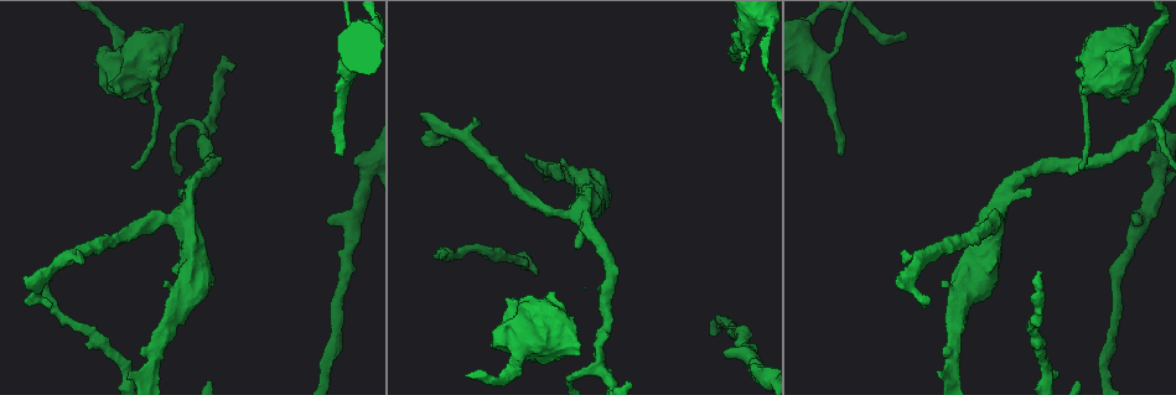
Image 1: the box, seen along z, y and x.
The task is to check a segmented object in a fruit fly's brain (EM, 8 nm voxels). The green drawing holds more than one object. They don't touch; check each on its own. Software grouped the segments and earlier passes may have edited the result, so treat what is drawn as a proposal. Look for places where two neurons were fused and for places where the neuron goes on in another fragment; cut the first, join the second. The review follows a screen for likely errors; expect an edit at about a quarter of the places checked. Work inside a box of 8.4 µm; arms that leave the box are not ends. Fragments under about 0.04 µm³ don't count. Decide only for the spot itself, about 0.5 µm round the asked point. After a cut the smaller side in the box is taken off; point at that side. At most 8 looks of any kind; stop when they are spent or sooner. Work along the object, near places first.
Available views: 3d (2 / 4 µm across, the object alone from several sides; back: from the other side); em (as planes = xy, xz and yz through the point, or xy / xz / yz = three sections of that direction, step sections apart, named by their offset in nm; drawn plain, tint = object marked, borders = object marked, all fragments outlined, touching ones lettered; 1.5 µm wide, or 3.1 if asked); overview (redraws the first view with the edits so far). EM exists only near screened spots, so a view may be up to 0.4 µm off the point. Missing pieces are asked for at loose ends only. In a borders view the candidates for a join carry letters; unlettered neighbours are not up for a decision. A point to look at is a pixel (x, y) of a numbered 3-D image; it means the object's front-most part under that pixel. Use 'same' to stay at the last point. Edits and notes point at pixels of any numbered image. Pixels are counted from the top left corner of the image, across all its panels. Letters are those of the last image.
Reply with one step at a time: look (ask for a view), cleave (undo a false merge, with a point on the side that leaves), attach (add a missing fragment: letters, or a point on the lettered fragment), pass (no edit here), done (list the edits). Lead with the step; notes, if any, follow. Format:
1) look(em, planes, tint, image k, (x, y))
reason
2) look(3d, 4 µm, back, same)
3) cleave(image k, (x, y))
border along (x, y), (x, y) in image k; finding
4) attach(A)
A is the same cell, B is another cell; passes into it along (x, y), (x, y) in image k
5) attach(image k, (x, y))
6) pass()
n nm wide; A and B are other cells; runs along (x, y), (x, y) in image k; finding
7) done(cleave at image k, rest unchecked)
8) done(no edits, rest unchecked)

look(3d, 4 µm, image 1, (341, 155))
end of a long branch

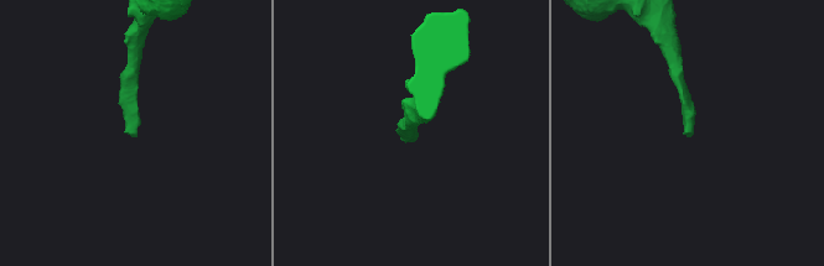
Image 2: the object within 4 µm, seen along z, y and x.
look(em, planes, plain, image 2, (416, 135))

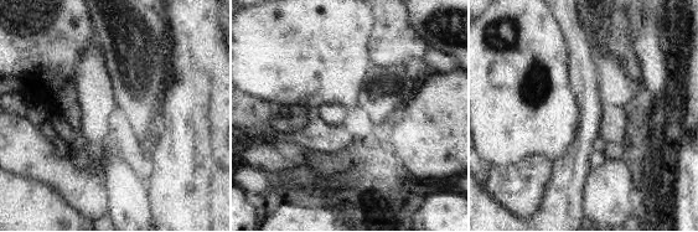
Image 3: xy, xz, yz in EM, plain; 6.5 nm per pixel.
look(em, planes, borders, same)

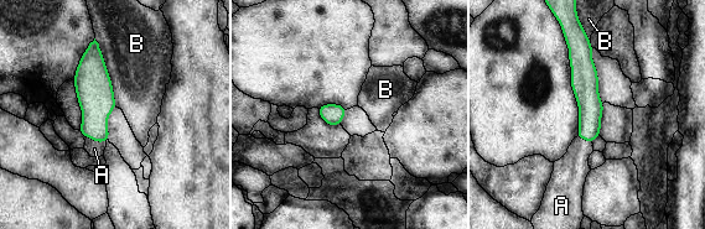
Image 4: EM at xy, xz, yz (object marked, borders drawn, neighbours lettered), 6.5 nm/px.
attach(A)
A is the same cell, B is another cell; passes into it along (97, 103), (96, 141), (94, 149) in image 4; the neuron continues

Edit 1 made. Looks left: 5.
look(3d, 2 µm, back, image 1, (745, 57))
sudden change in width

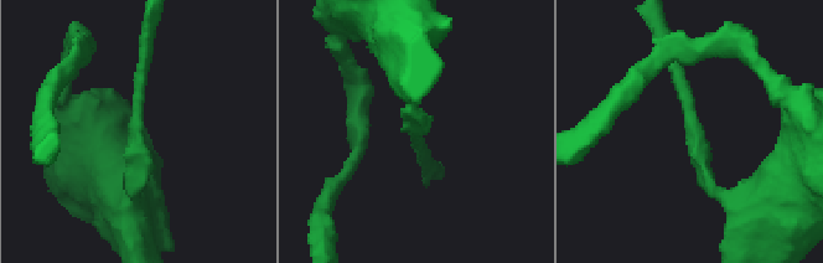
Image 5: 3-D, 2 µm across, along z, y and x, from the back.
look(em, yz, step 4, tint, image 5, (415, 123))

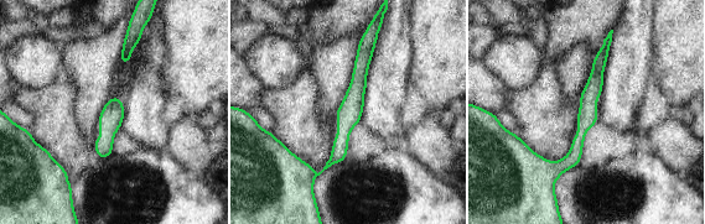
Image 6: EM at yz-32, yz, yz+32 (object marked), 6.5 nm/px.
look(em, planes, borders, same)

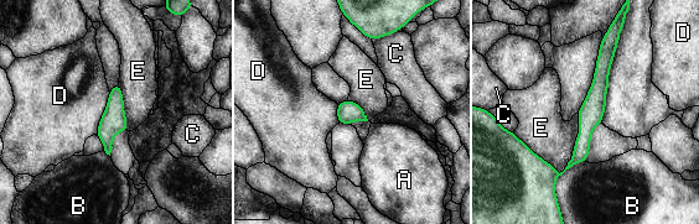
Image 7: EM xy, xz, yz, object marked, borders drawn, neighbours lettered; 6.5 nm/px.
pass()
A, B, C, D and E are other cells; runs along (609, 41), (581, 152), (552, 176) in image 7; all the same neuron

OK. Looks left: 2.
look(em, planes, plain, image 1, (1040, 271))
an open end

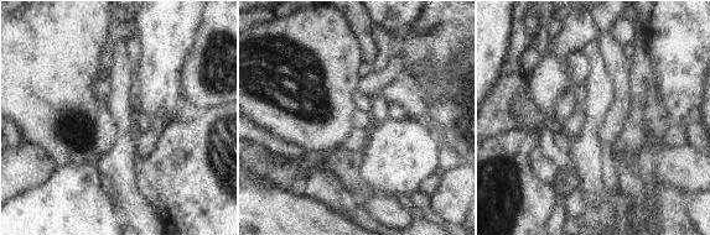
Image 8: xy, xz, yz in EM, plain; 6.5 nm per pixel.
look(em, planes, borders, same)
see the neighbours

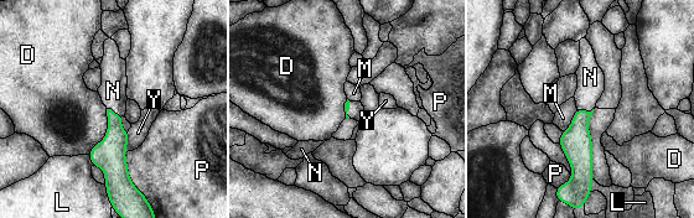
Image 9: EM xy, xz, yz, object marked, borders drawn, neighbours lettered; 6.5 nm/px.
attach(N)
N is the same cell, D, L, M, P and Y are other cells; passes into it along (110, 151), (114, 113), (113, 91) in image 9; it goes on there

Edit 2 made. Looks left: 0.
done(attach at image 4, attach at image 9, rest unchecked)

